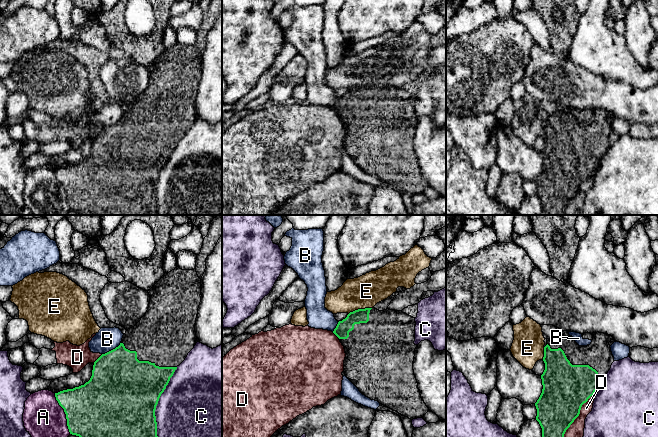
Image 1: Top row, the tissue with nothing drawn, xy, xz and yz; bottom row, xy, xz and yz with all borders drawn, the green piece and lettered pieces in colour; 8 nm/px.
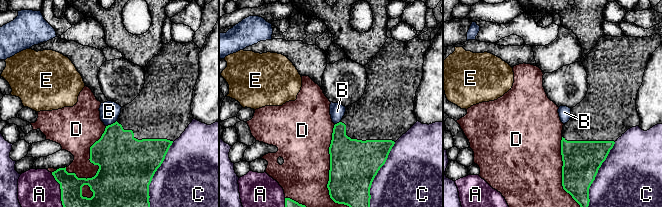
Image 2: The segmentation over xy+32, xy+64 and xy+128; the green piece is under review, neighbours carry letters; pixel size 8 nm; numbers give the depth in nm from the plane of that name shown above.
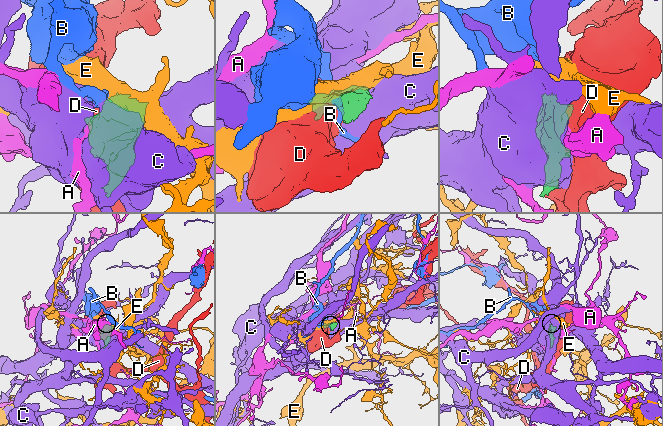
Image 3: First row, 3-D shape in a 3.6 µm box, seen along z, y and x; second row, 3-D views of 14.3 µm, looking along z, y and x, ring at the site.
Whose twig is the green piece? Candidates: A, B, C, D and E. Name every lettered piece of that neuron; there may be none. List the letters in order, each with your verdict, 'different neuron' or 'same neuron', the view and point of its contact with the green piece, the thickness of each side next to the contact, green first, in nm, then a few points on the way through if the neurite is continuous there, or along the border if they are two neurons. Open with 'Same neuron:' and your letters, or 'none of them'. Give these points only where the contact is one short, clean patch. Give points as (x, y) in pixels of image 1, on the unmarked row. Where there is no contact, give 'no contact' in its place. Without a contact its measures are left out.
Same neuron: none of them
A: different neuron; meets green in xy at (65, 189); 480 nm thick on the green side, 340 nm on the other; border along xy (54, 169), (55, 175), (63, 185), (66, 201), (70, 209)
B: different neuron; meets green in xy at (111, 126); 460 nm thick on the green side, 190 nm on the other; border along xy (120, 118), (117, 122), (102, 130)
C: different neuron; meets green in xy at (157, 179); 500 nm thick on the green side, 500 nm on the other
D: different neuron; meets green in yz at (579, 189); 380 nm thick on the green side, 160 nm on the other
E: different neuron; meets green in xz at (359, 85); 120 nm thick on the green side, 260 nm on the other

